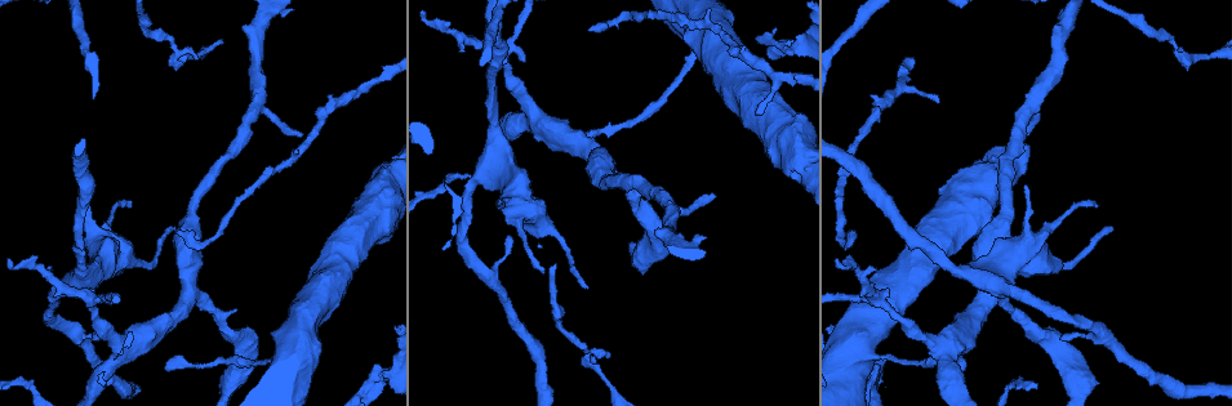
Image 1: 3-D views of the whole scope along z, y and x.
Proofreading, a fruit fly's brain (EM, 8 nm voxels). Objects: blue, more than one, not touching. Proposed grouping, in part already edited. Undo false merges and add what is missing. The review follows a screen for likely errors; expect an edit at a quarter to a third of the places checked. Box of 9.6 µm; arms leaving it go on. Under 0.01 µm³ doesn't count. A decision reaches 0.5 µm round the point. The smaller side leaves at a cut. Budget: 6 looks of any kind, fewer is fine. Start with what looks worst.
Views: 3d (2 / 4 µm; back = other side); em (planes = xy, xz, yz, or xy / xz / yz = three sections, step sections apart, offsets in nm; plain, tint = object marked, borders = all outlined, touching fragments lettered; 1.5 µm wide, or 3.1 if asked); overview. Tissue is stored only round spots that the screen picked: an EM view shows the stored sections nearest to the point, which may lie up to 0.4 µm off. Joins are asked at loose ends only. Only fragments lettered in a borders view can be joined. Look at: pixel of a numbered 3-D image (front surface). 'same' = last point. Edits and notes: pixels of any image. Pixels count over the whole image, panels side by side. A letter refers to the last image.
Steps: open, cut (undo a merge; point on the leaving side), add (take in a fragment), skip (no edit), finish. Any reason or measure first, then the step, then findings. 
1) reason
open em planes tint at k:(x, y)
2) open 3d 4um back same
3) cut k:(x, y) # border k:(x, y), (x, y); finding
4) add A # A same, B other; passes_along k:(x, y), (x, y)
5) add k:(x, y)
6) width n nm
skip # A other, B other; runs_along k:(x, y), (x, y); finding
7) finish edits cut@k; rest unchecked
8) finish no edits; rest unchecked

long arm stops here
open em planes borders at 1:(591, 28)

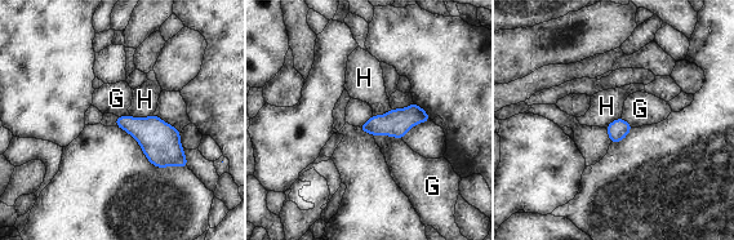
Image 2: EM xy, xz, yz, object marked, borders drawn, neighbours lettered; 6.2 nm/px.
width 130 nm
skip # G other, H other; border 2:(374, 134), (394, 136), (401, 140); none of them fits

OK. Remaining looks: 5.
free end
open em planes tint at 1:(938, 103)

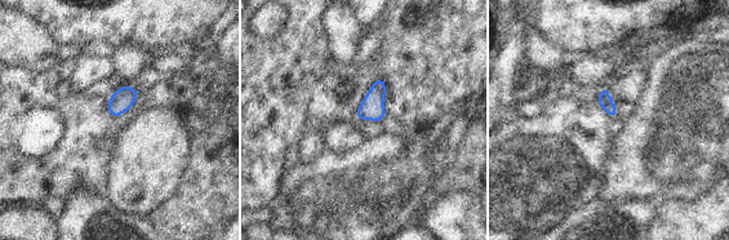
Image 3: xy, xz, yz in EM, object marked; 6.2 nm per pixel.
what lies round it
open em planes borders same

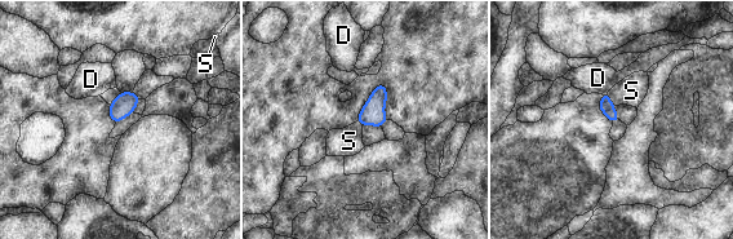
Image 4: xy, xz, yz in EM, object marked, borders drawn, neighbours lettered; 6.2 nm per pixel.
skip # D other, S other; border 4:(120, 92), (109, 103); none of them fits

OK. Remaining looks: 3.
branch stops here
open em xy step 4 borders at 1:(174, 230)

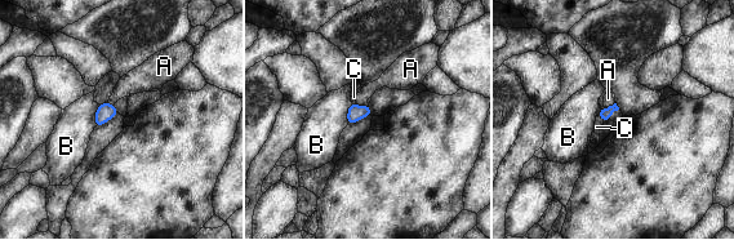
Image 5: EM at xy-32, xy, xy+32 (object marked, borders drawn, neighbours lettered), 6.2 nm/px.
open em yz step 8 borders same

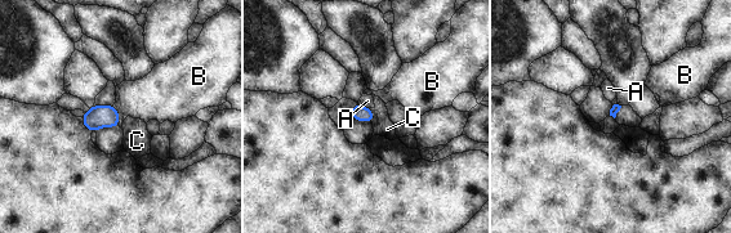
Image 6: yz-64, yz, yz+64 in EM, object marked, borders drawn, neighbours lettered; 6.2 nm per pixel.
skip # A other, B other, C other; border 6:(369, 108), (373, 115), (371, 122); none of them fits

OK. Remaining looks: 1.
finish no edits; rest unchecked

